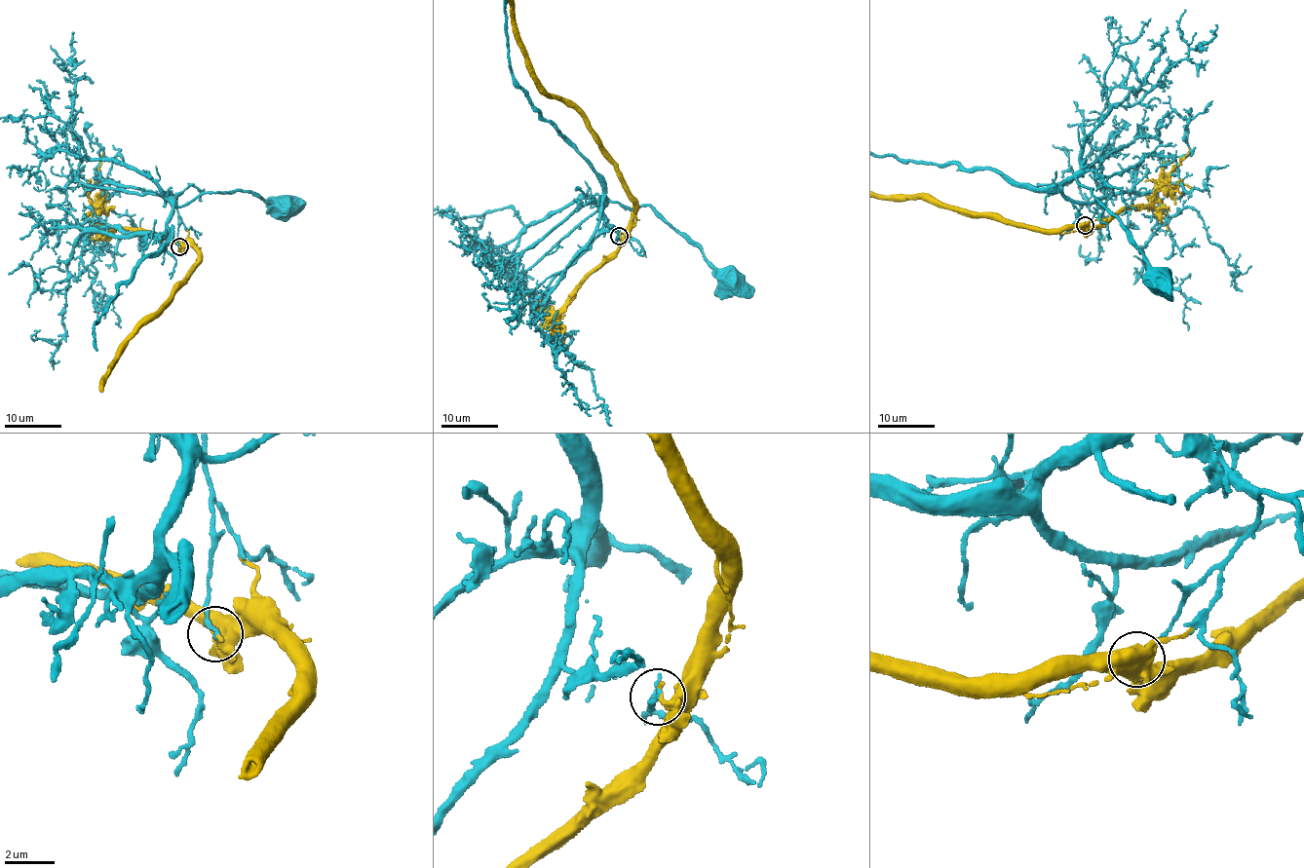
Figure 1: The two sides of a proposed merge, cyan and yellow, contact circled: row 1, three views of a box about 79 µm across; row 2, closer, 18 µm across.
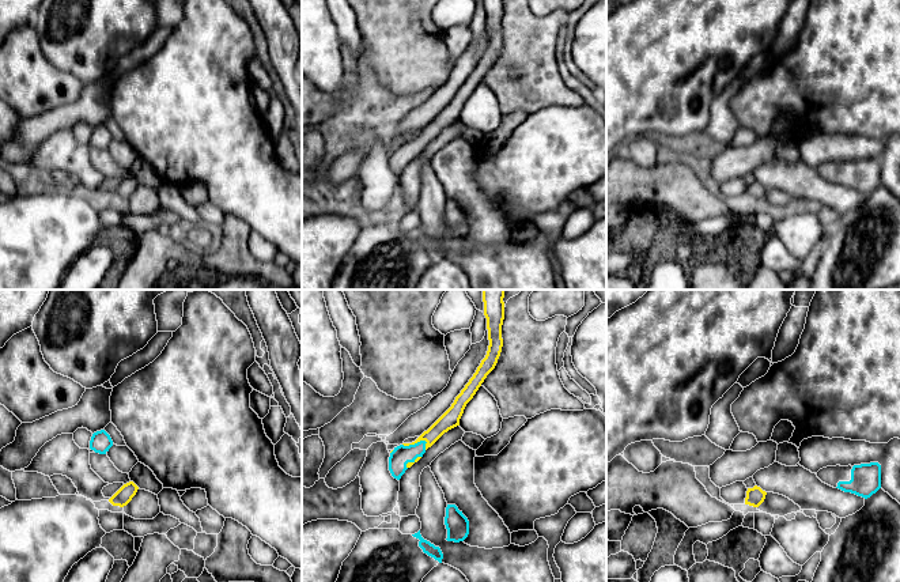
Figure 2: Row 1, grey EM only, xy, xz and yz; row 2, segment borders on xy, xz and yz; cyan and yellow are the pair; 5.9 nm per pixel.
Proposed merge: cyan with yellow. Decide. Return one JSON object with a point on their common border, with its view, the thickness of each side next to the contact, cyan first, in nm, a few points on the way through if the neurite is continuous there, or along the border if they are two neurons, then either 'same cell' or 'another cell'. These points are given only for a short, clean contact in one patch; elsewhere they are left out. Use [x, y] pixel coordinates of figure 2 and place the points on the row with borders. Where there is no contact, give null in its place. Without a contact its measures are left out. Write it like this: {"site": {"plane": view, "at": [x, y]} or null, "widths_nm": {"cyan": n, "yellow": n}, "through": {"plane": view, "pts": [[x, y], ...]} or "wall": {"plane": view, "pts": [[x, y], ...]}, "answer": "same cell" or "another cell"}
{"site": {"plane": "xz", "at": [415, 443]}, "widths_nm": {"cyan": 120, "yellow": 100}, "answer": "another cell"}

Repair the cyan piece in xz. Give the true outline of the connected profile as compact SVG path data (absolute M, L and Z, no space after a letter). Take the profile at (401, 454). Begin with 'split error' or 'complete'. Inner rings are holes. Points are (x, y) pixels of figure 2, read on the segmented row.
complete | M420 441L415 445L400 445L394 447L389 457L389 470L394 479L401 479L401 476L408 469L408 462L415 462L417 457L423 457L423 454L426 453L426 443L426 441Z

